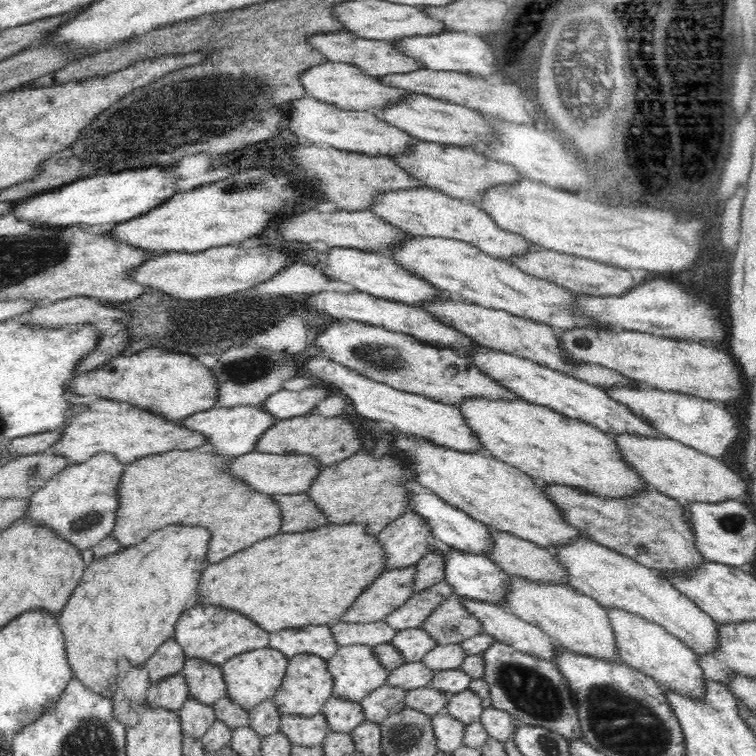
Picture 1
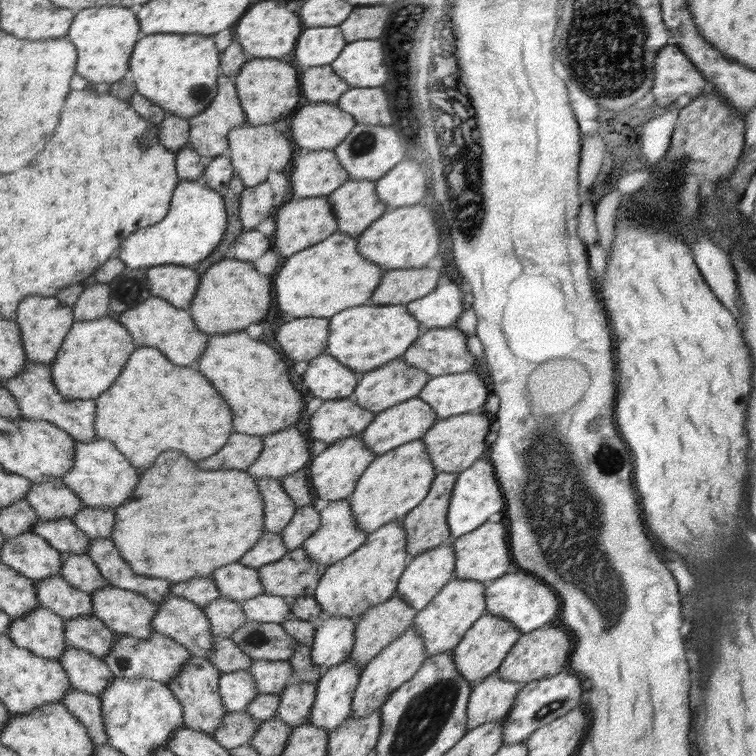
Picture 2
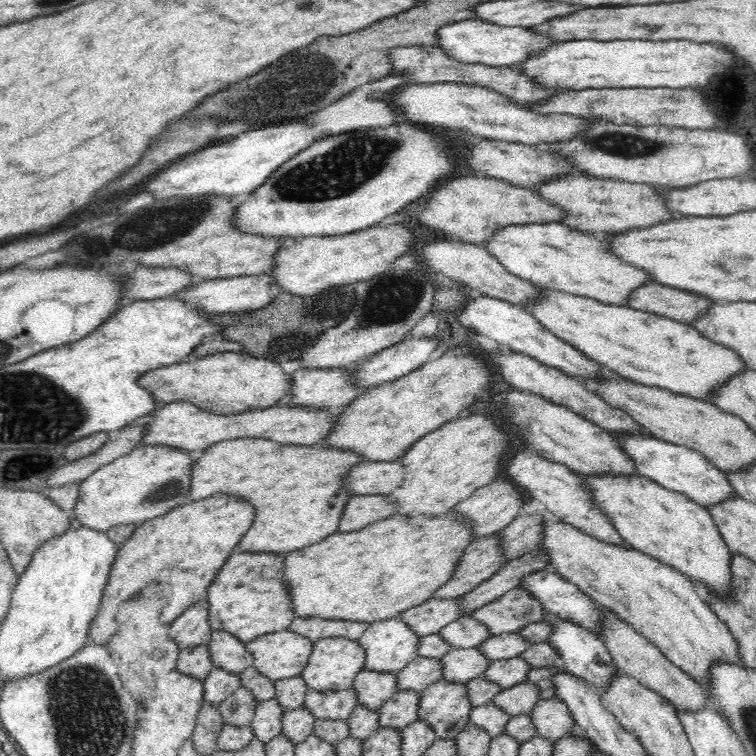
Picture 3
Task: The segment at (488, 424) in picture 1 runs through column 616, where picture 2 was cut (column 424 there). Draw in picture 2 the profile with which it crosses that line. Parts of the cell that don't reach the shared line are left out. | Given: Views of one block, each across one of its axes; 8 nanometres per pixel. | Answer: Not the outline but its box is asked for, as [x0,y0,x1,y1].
[349,440,437,534]

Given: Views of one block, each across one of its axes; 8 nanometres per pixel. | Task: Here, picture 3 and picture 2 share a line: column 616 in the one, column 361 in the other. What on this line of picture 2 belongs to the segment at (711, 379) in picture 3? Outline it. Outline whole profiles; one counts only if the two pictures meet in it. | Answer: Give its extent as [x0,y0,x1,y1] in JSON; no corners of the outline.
[325,304,423,375]

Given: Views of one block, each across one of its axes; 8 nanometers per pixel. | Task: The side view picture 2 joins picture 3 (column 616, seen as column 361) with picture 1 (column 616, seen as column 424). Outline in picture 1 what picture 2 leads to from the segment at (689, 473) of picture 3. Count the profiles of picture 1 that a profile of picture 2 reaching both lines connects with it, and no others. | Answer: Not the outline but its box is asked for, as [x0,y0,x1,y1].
[466,345,666,438]

